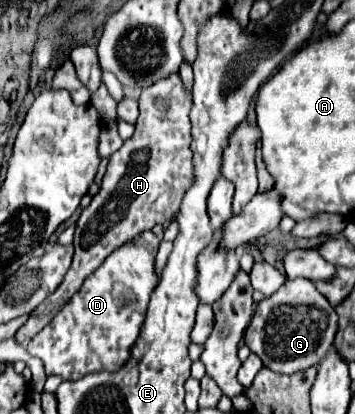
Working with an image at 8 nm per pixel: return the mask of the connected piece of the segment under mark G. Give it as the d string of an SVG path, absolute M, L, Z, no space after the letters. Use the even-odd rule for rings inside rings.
M305 278L287 280L273 296L261 300L245 330L245 344L261 358L265 368L291 374L315 366L331 348L337 332L337 314L327 298Z

